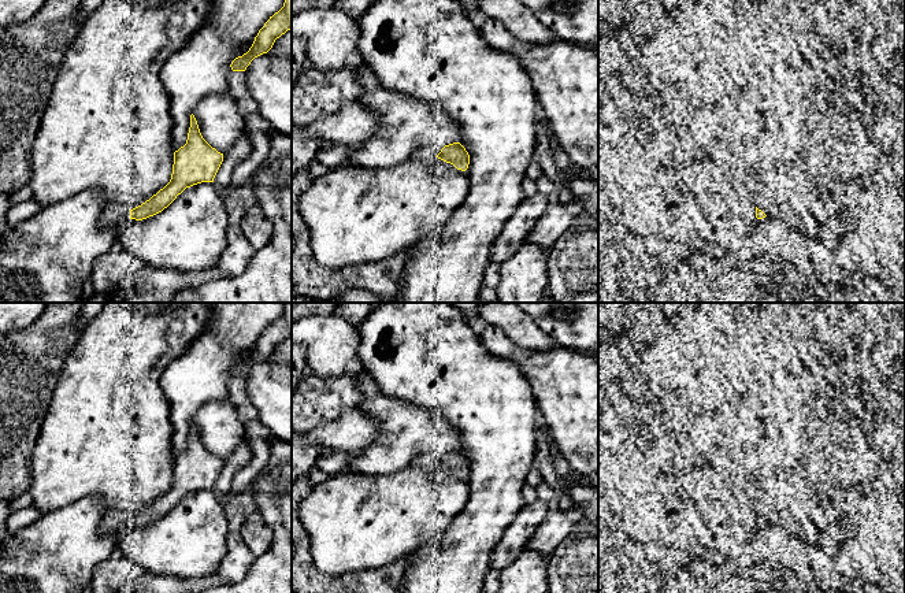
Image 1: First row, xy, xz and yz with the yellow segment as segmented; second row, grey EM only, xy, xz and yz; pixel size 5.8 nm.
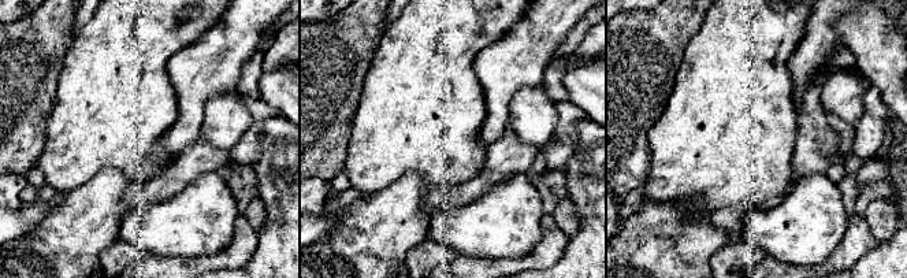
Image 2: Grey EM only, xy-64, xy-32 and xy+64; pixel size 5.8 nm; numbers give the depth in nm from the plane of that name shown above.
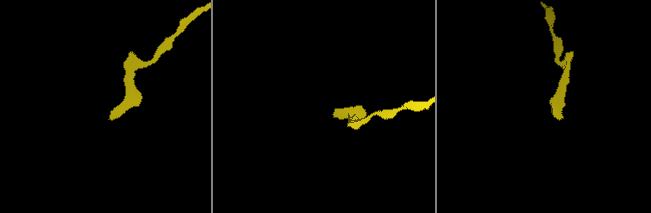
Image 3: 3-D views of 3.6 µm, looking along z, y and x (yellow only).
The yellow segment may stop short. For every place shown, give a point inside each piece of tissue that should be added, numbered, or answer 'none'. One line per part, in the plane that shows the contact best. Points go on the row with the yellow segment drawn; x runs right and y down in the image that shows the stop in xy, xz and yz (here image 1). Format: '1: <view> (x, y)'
1: xy (114, 215)

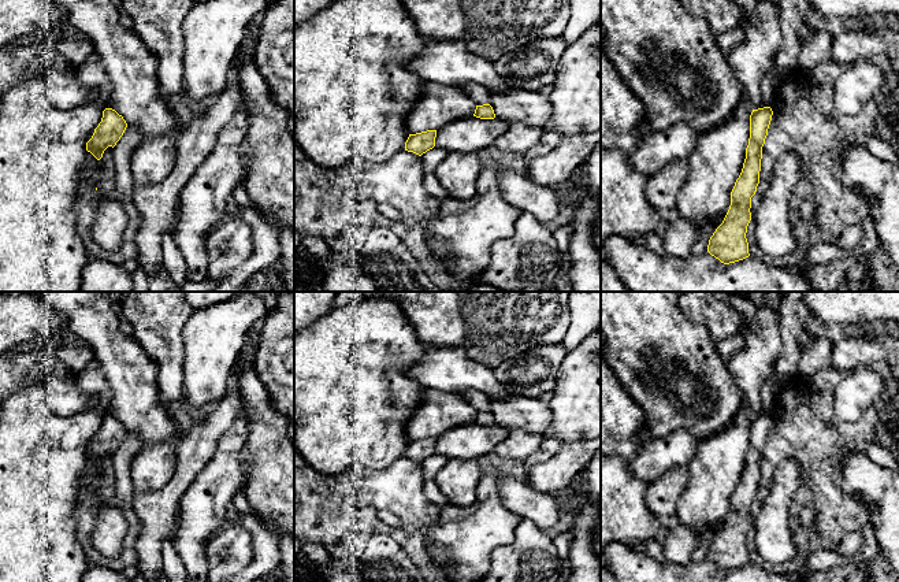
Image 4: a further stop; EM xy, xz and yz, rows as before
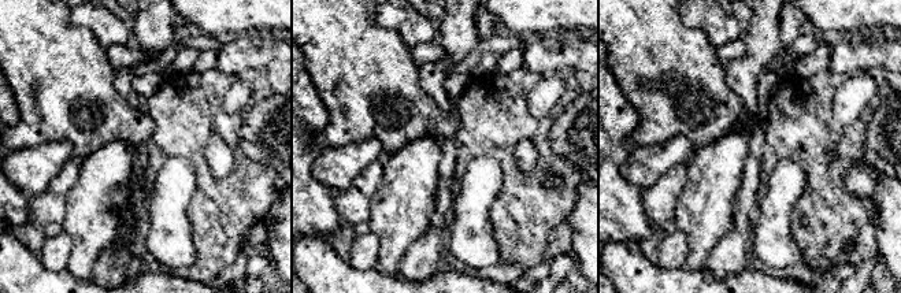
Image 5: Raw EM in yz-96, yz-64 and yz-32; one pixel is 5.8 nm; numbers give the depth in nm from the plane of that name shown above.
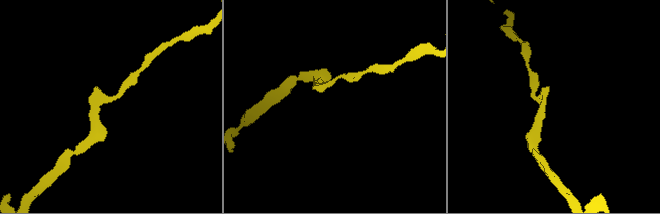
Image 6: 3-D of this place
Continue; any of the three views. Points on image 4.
none

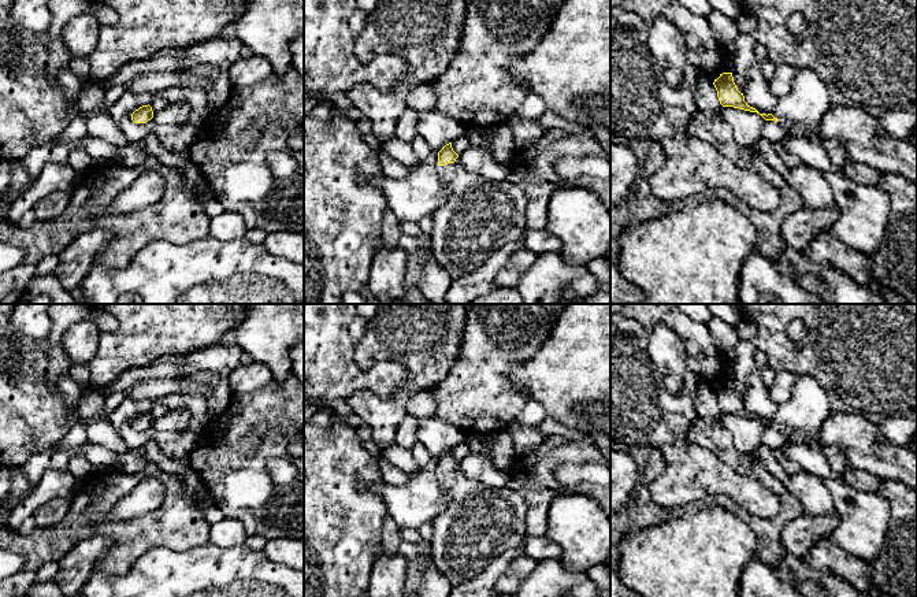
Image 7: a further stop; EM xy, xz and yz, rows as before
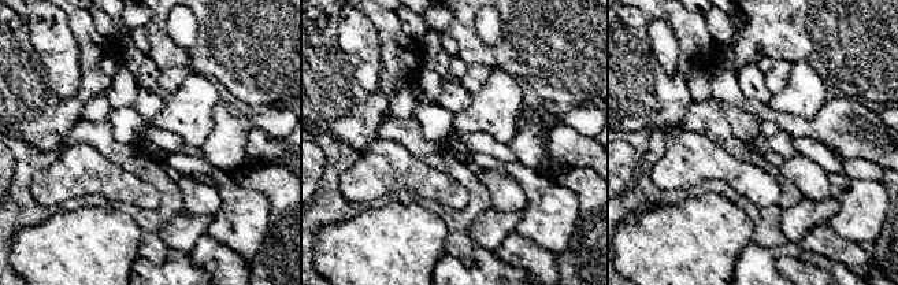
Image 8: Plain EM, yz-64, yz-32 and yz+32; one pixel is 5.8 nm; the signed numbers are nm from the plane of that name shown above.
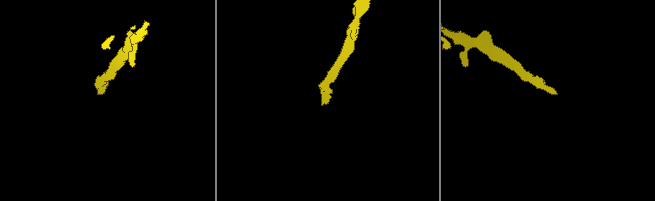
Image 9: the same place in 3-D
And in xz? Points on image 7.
1: xz (481, 215)

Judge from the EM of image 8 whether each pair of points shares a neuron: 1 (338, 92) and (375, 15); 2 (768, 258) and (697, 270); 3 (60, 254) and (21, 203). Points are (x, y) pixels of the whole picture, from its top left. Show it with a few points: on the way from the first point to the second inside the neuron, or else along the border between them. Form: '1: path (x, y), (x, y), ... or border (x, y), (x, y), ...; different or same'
1: path (368, 97), (375, 97), (392, 78), (392, 45); same
2: border (750, 241), (741, 252), (735, 266); different
3: border (59, 211), (40, 224), (23, 228), (14, 239); different

